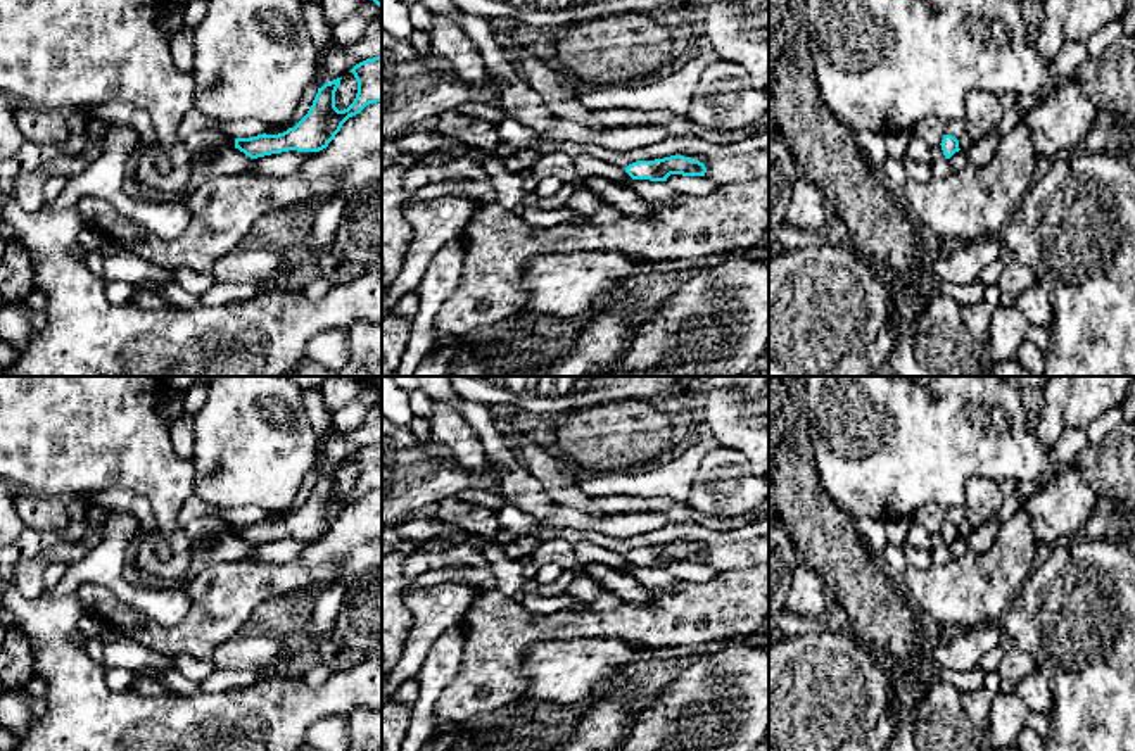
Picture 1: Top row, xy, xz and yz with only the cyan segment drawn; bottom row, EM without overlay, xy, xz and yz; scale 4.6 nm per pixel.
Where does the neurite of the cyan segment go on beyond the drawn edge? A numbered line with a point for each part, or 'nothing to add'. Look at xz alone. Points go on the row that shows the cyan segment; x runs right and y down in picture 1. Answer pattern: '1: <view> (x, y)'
nothing to add

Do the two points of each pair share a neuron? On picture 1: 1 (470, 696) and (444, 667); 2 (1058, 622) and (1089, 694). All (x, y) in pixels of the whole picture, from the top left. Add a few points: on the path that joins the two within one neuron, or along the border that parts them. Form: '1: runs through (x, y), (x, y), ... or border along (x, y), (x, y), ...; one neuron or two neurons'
1: border along (463, 637), (463, 658), (436, 703), (437, 715); two neurons
2: runs through (1075, 639), (1089, 653), (1089, 677); one neuron

